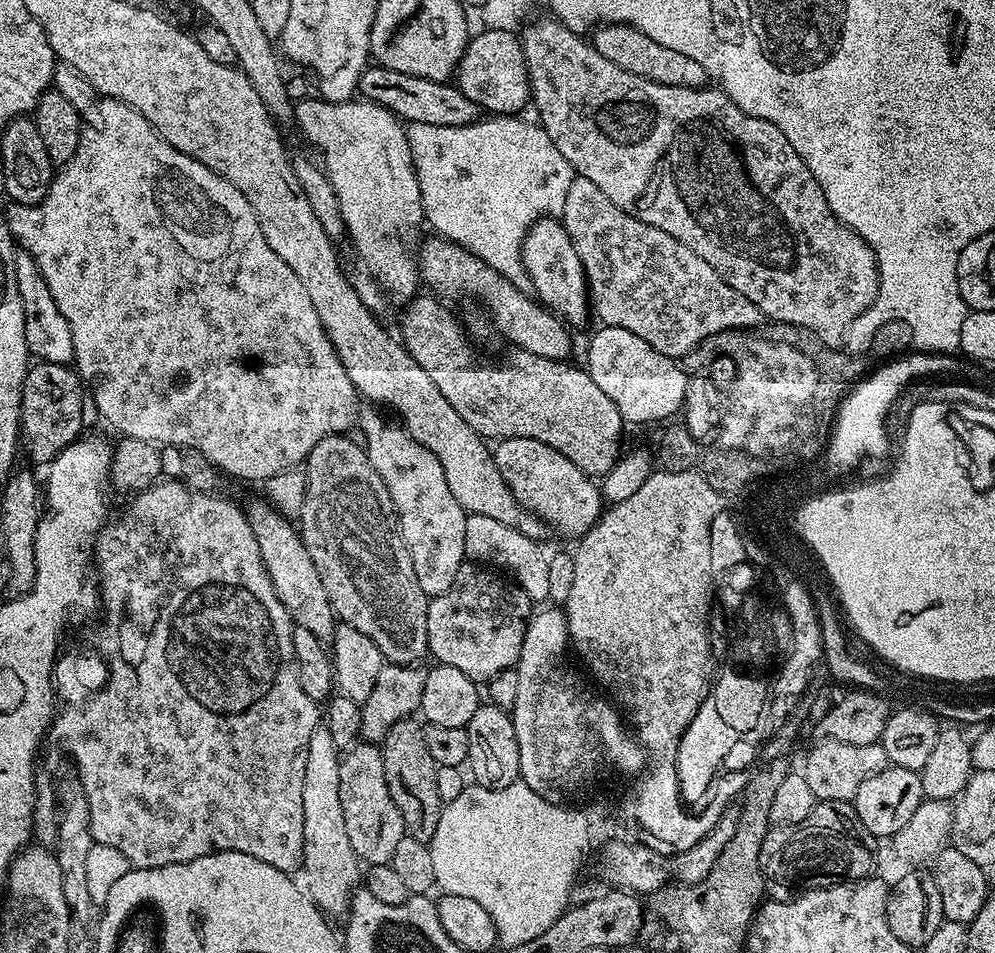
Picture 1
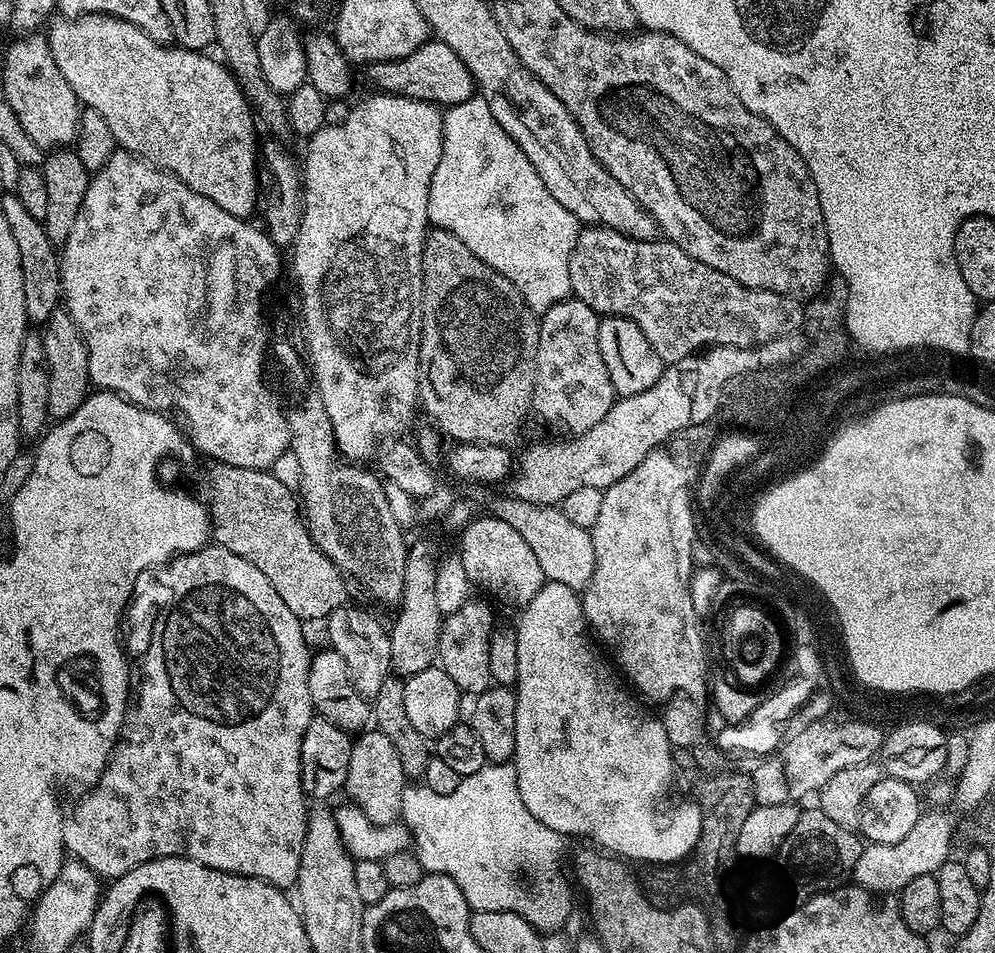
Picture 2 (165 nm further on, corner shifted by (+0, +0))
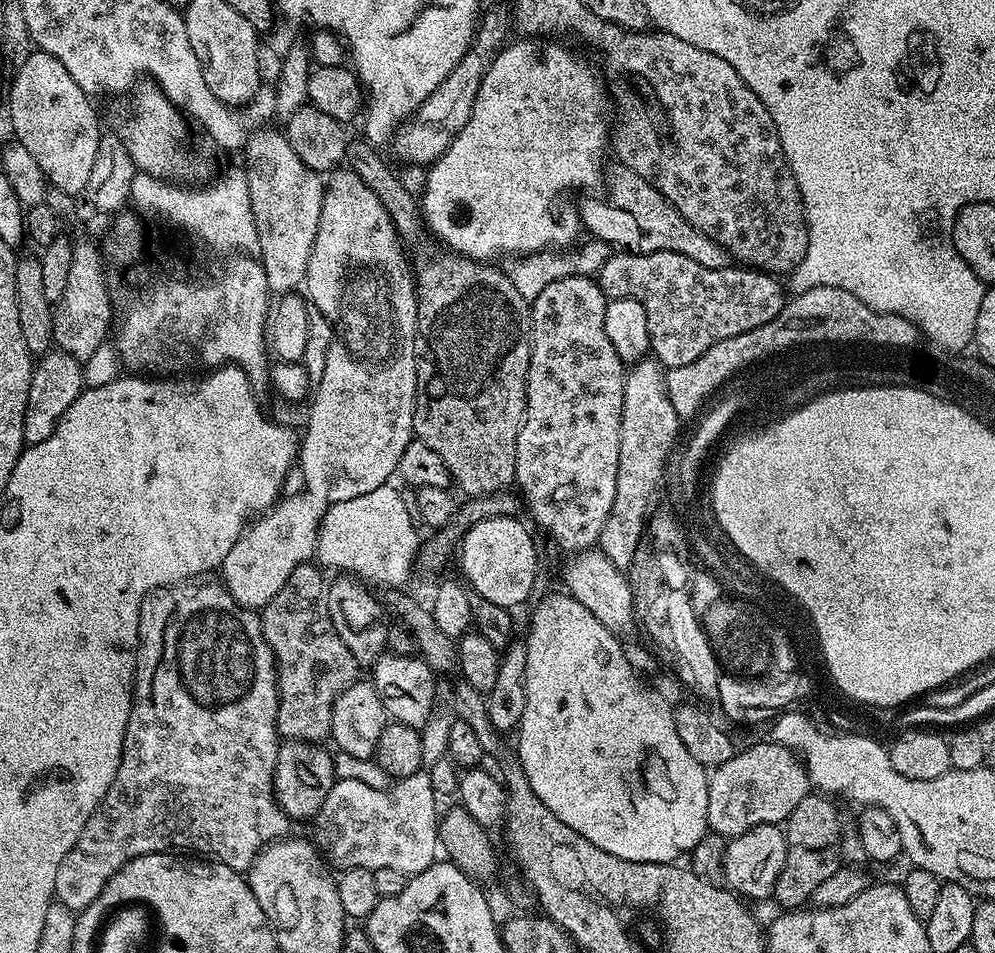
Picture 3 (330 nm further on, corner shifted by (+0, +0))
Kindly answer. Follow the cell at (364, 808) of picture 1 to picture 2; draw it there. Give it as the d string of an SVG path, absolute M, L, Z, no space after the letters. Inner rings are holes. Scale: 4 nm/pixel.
M361 731L352 742L350 770L344 783L346 793L348 792L347 799L361 808L370 823L394 824L401 819L402 794L405 787L402 758L394 748L394 743L380 731Z

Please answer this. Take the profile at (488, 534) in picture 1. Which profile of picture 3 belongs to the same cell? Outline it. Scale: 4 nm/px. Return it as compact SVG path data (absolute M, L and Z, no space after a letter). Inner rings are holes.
M492 516L473 524L461 537L458 550L458 560L460 556L462 570L471 584L469 587L486 598L488 602L509 610L516 609L516 606L527 600L534 588L538 574L538 556L534 540L519 520L513 516Z

